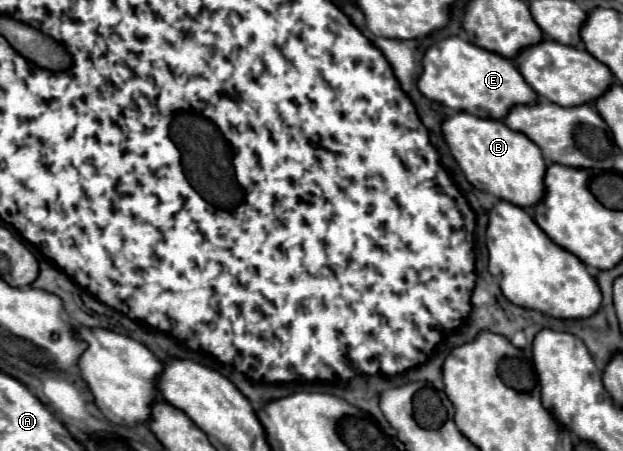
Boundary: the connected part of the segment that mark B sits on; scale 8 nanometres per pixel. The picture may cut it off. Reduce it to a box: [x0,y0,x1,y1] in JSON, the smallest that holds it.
[442,113,546,207]

